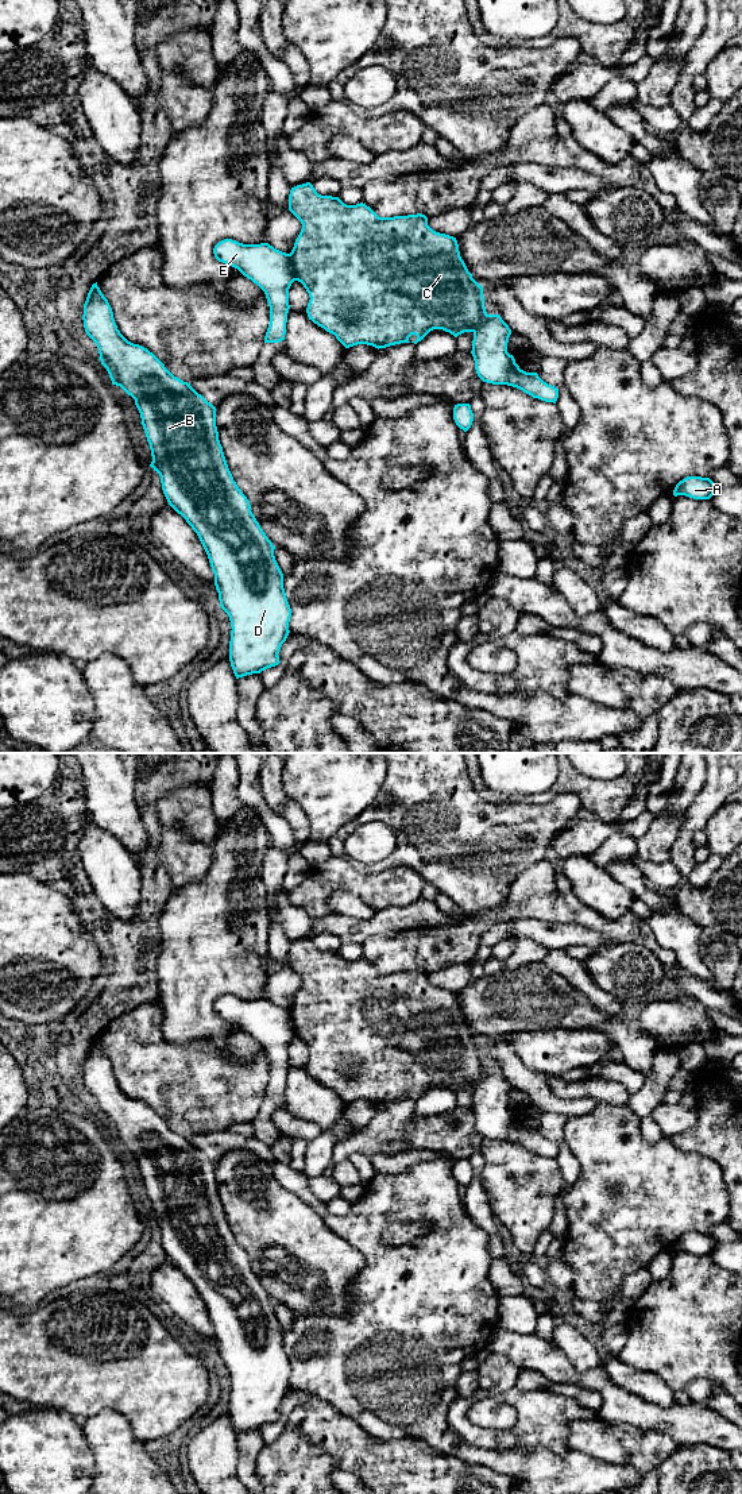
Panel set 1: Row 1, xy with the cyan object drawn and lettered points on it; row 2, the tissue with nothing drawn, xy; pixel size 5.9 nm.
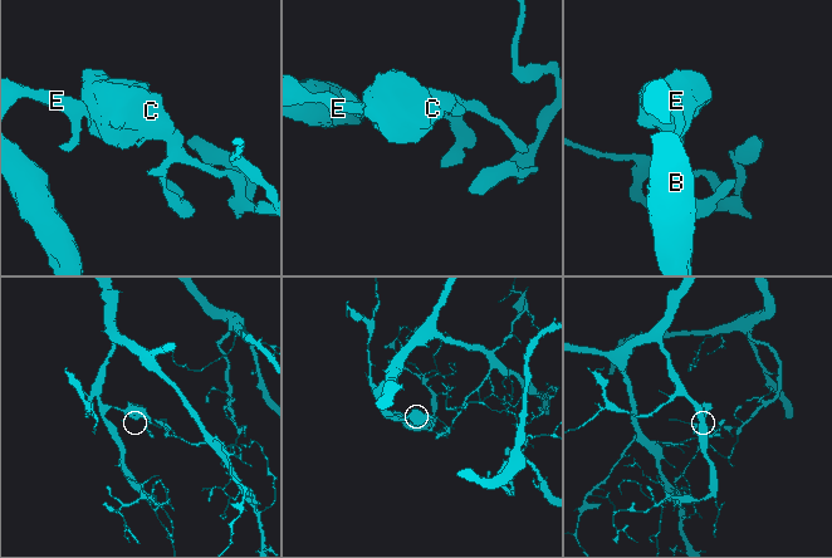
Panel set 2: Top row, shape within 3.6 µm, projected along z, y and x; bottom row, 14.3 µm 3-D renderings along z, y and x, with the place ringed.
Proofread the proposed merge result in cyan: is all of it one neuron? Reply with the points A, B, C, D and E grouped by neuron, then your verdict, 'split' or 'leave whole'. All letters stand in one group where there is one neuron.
A B D E / C; split

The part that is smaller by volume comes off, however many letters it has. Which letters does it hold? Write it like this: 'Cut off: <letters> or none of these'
Cut off: C

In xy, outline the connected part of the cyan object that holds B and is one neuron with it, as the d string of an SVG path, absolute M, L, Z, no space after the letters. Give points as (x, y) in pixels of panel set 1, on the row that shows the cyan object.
M97 282L92 285L84 304L84 328L96 343L101 364L107 368L112 385L120 386L135 399L142 425L150 444L152 462L150 467L161 476L162 490L169 505L181 514L197 533L215 574L215 586L221 609L231 621L229 661L236 679L260 673L278 665L279 649L290 630L291 609L283 588L283 574L275 560L275 547L268 540L247 497L237 487L228 468L216 426L216 408L198 394L188 382L174 377L147 348L128 341L117 329L112 308Z

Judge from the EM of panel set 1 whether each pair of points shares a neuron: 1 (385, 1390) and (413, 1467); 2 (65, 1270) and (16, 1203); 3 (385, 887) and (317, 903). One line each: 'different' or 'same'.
1: different
2: same
3: same

